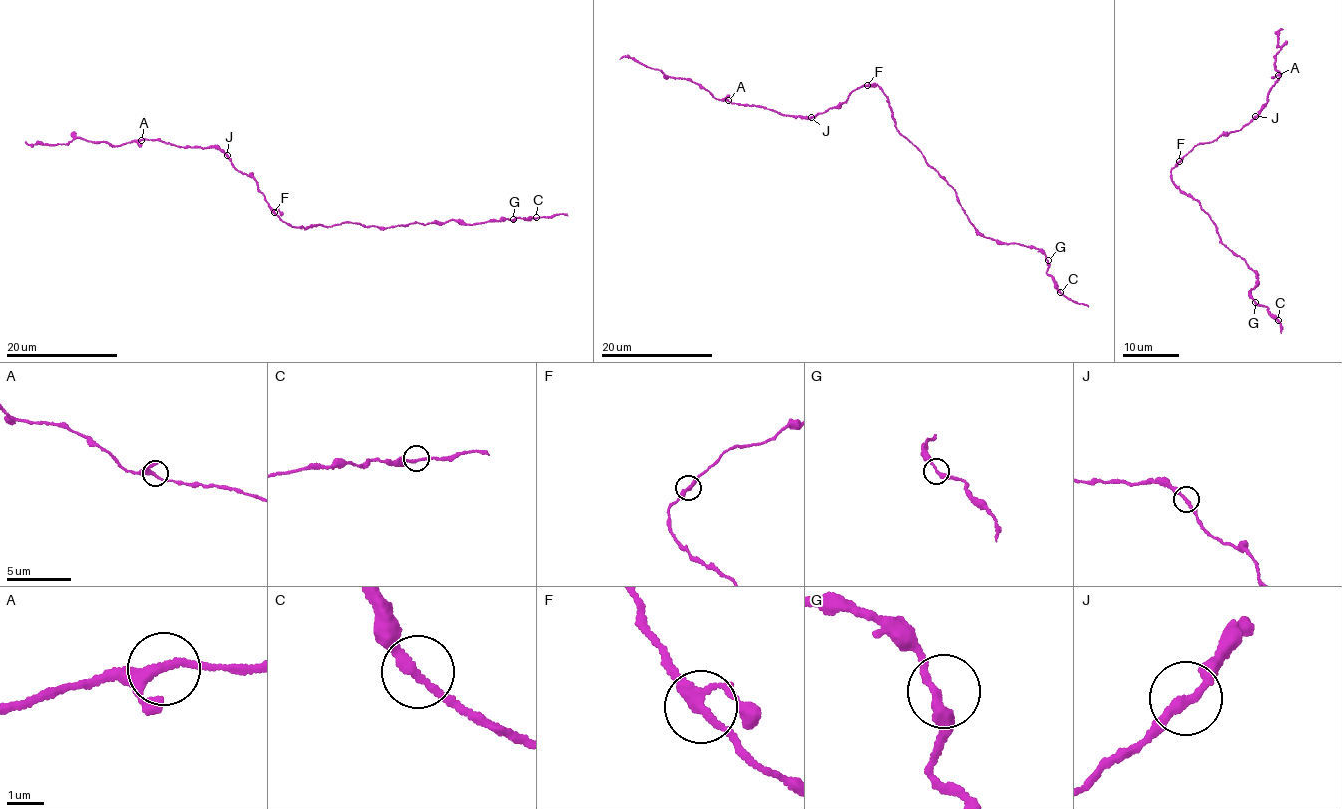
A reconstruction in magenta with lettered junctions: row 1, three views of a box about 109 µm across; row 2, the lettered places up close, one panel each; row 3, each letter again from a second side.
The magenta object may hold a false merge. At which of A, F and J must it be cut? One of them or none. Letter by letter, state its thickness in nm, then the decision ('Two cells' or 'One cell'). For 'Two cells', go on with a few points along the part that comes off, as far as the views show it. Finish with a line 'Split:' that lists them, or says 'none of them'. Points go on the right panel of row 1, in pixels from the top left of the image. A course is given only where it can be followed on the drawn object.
A: Thickness 240 nm. One cell
F: Thickness 220 nm. One cell
J: Thickness 240 nm. One cell
Split: none of them

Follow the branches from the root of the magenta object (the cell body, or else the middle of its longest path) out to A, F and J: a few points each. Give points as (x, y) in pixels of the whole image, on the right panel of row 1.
A: (1170, 175), (1175, 165), (1195, 145), (1212, 142), (1245, 126), (1269, 100), (1269, 91), (1278, 75)
F: (1170, 175), (1179, 161)
J: (1170, 175), (1175, 165), (1195, 145), (1241, 129), (1255, 116)

